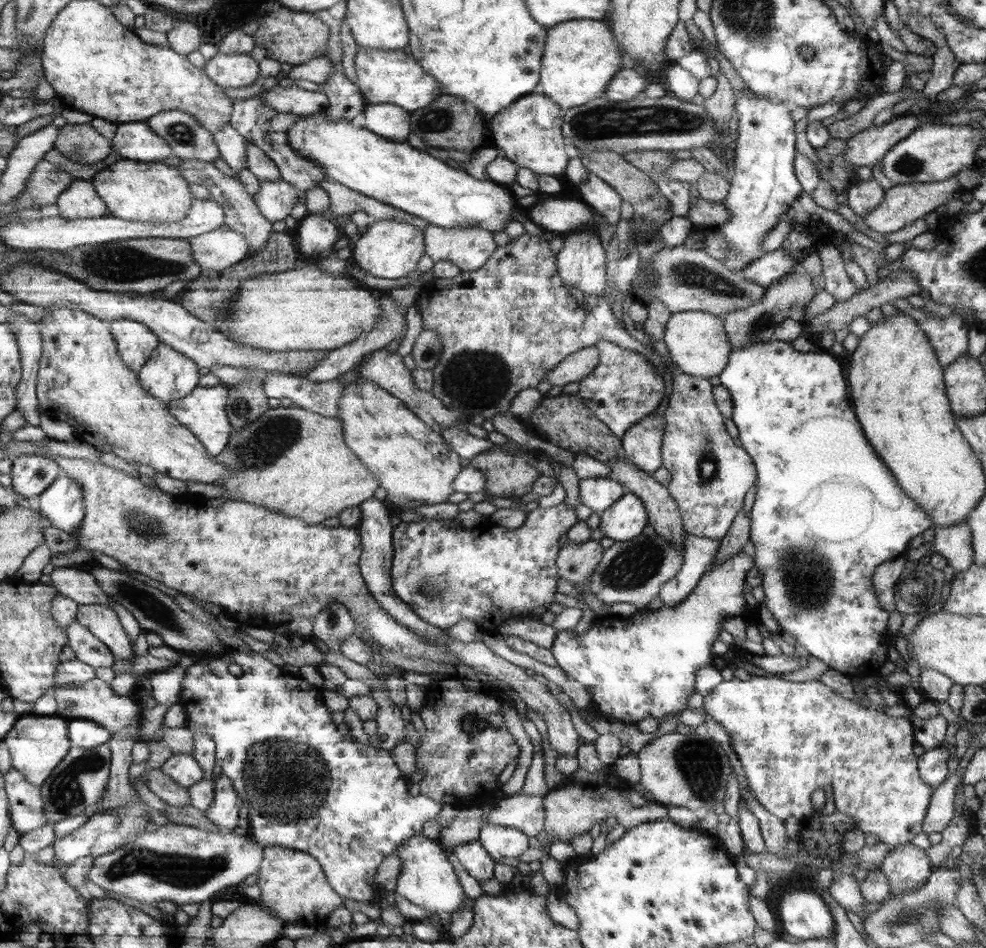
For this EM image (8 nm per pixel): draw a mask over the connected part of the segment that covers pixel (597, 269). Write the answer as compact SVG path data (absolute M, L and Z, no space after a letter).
M593 228L586 231L575 231L563 235L564 245L559 251L559 273L563 277L563 284L568 288L578 288L580 293L591 297L601 296L607 288L607 258L602 247L598 231Z

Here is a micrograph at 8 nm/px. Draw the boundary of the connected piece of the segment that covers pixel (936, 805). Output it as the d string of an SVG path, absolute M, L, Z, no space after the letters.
M954 773L940 786L934 788L931 804L923 822L923 831L927 835L930 832L942 832L954 820L956 814L955 793L960 782L963 782L962 775Z

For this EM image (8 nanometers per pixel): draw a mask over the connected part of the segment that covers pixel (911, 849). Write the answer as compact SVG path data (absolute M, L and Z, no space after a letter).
M912 843L899 845L888 851L878 867L888 877L890 893L924 885L924 881L934 874L934 869L927 852Z

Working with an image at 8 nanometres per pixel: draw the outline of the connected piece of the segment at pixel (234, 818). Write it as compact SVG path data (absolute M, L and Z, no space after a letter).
M224 775L214 778L214 800L205 815L213 820L222 830L232 831L238 826L238 796L234 785Z

